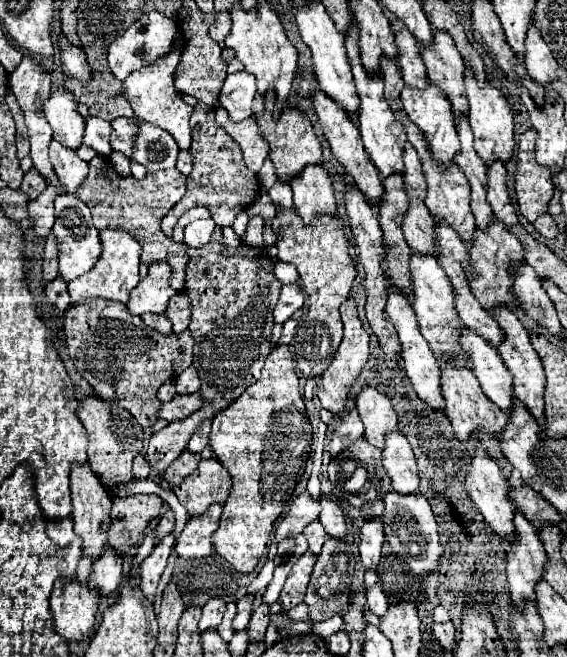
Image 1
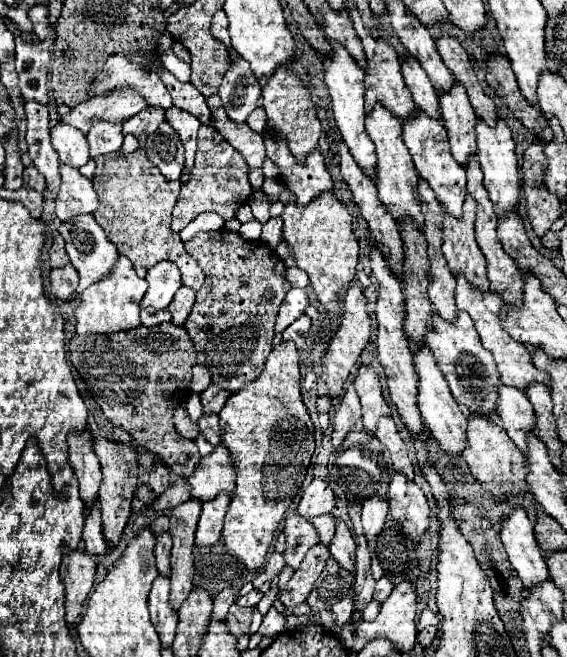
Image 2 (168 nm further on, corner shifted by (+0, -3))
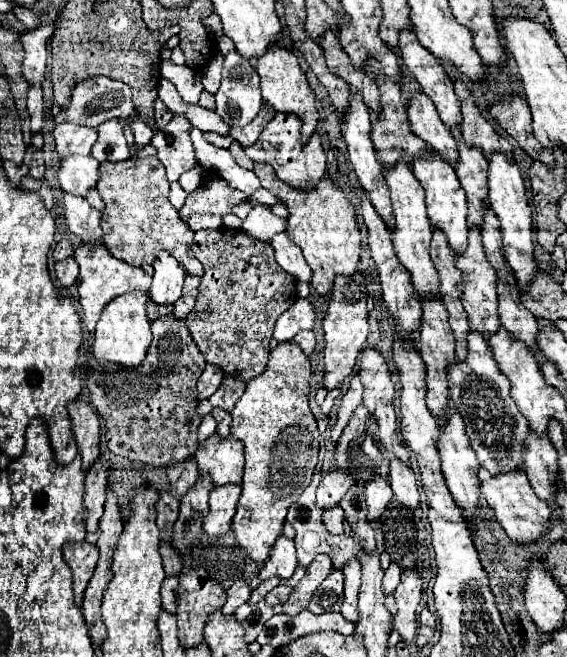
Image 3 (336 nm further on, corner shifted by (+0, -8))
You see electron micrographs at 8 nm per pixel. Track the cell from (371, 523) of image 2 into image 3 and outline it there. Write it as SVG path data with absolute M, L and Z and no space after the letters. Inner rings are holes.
M376 476L364 484L366 504L368 504L368 520L374 520L380 516L386 508L386 504L392 500L392 488L386 478Z

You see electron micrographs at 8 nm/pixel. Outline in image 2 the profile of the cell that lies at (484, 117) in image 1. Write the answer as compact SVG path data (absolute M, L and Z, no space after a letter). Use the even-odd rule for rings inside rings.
M500 117L494 127L488 123L482 123L478 119L476 123L476 143L478 143L478 161L484 171L484 187L494 203L494 211L498 217L506 215L508 211L518 211L518 199L520 199L520 175L518 175L518 159L514 153L514 139L512 131L508 129L506 121Z

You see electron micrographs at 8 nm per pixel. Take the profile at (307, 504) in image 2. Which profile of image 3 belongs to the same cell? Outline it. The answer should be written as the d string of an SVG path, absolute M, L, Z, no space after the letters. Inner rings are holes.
M330 470L328 474L324 474L318 492L316 492L316 500L320 508L332 508L340 502L340 498L348 492L350 486L358 484L356 476L346 472L346 470Z

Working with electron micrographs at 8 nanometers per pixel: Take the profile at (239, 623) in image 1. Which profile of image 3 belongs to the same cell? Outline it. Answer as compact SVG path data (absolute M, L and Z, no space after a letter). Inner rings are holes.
M274 576L274 578L270 578L270 580L264 580L264 582L262 582L254 592L252 592L250 602L258 602L258 600L262 600L262 598L264 598L272 588L276 588L280 582L282 582L282 580L280 580L280 578L276 578L276 576Z

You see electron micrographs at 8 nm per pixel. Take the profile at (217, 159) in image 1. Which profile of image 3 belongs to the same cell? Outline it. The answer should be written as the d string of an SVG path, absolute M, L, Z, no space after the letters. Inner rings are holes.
M210 172L210 176L204 178L202 188L198 188L198 192L188 196L184 208L180 210L180 218L184 222L188 222L190 214L194 214L194 212L198 212L198 214L214 212L214 214L222 216L244 200L246 200L244 192L230 188L226 180L222 180L220 176Z

